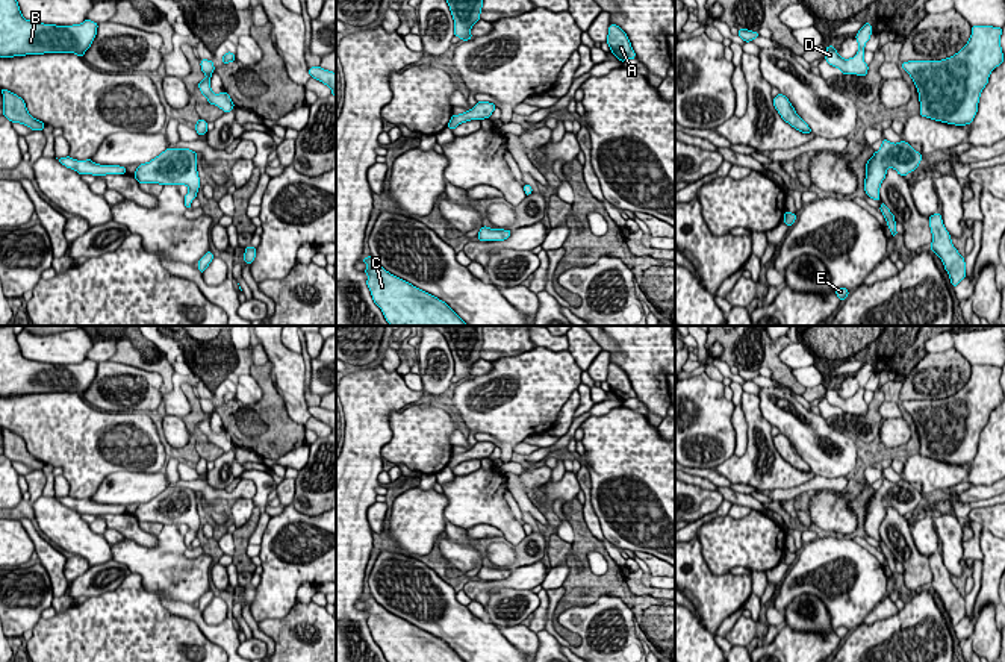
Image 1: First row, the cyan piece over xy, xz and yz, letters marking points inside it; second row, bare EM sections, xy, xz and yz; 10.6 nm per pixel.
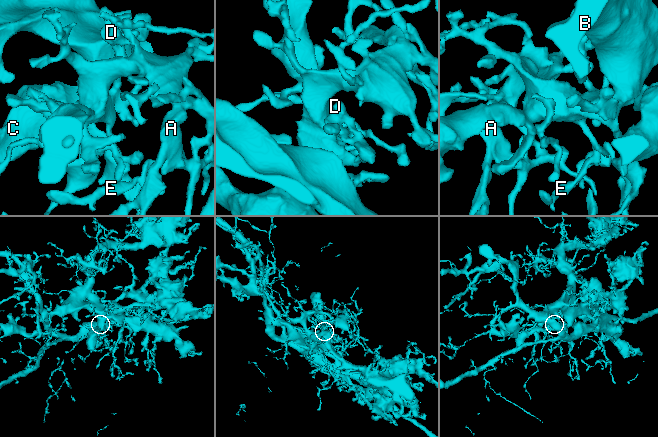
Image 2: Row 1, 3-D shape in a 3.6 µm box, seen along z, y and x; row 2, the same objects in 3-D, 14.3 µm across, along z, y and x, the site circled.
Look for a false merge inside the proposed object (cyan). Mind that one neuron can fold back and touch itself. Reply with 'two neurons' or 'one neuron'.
two neurons

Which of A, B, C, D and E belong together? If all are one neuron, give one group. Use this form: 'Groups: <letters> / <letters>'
Groups: A B C D / E

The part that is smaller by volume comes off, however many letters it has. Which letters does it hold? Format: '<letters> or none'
E

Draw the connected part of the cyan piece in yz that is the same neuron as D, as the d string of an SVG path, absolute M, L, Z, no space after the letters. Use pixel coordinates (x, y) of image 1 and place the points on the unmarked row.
M864 362L864 365L855 374L858 380L858 392L851 398L843 398L839 395L837 389L832 385L826 386L825 398L829 404L839 408L843 414L857 414L866 415L867 414L867 403L864 401L864 385L870 379L872 365L870 362Z

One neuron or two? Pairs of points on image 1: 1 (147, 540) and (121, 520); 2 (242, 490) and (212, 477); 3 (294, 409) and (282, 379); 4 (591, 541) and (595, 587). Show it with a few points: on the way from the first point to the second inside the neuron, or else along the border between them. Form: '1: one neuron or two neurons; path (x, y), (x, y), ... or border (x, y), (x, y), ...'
1: one neuron; path (141, 537), (127, 526)
2: two neurons; border (205, 480), (215, 488), (224, 490)
3: one neuron; path (294, 402), (289, 387)
4: one neuron; path (583, 552), (584, 576)

